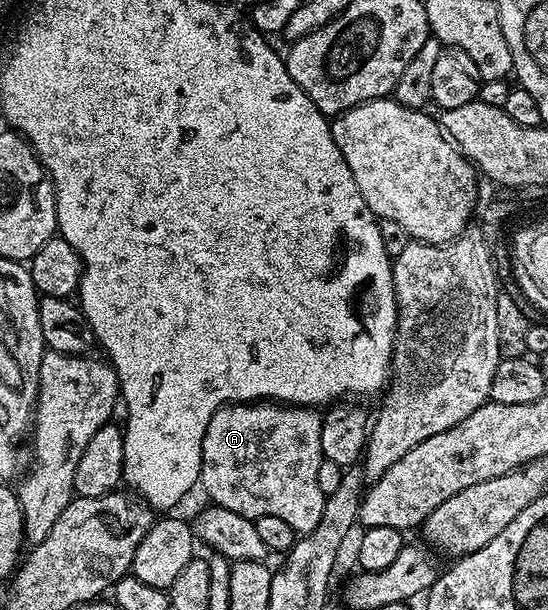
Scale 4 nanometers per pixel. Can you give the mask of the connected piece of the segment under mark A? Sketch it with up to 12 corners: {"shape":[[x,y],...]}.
{"shape":[[218,407],[199,483],[216,507],[317,529],[315,409]]}

